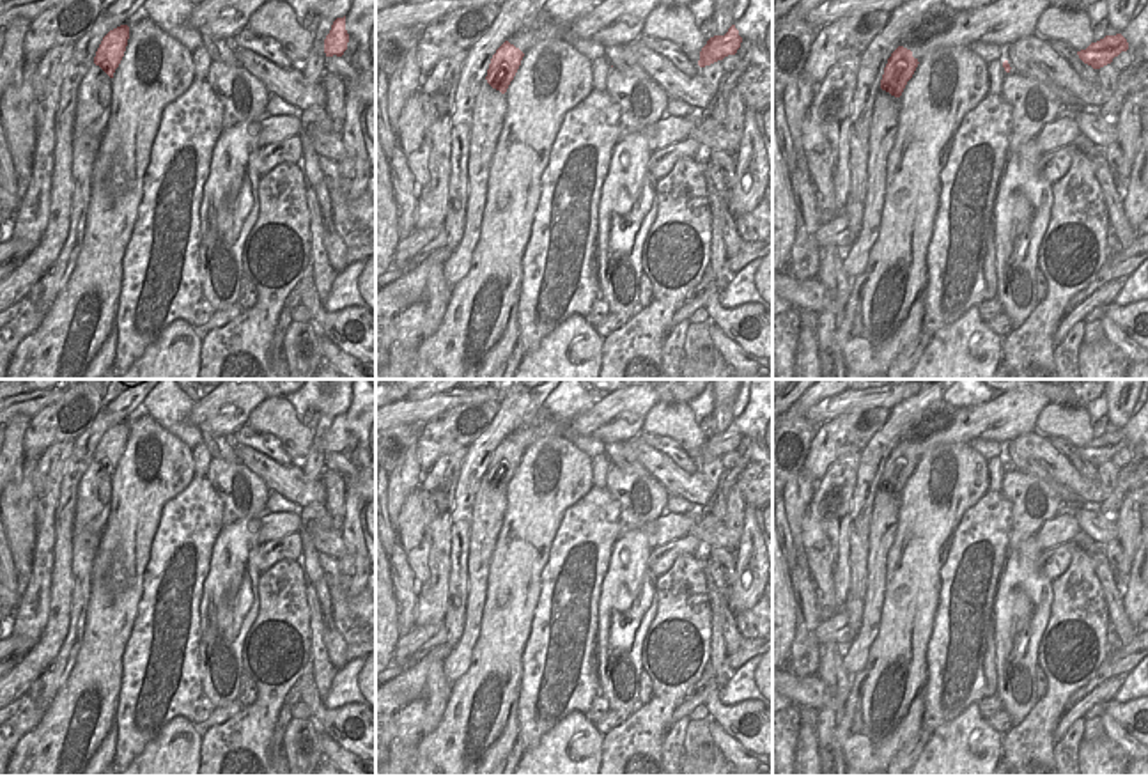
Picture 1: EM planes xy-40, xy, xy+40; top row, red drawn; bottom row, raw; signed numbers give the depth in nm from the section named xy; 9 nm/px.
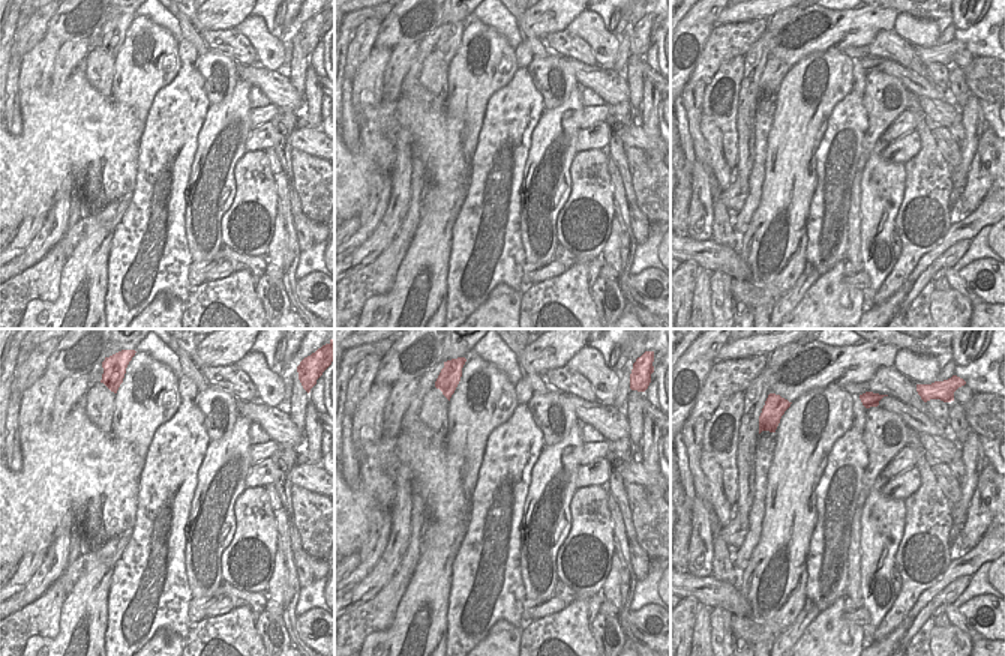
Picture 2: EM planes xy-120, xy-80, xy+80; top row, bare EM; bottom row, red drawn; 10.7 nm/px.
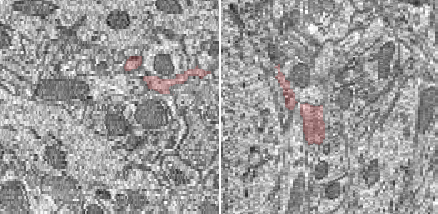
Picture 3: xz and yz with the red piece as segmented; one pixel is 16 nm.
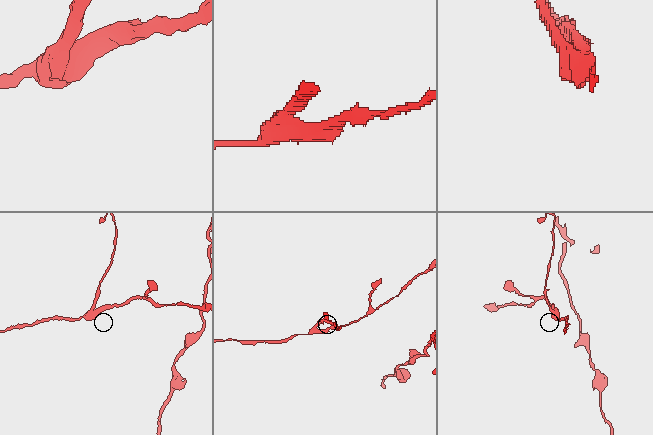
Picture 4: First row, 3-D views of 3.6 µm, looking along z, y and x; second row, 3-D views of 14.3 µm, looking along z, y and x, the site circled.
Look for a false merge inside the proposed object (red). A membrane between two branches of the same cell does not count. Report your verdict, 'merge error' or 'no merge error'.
merge error

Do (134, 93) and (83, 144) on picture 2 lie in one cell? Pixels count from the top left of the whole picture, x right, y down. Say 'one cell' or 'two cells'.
two cells

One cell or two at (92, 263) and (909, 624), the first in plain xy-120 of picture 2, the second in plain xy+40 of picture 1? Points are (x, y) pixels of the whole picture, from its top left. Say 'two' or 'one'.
one

